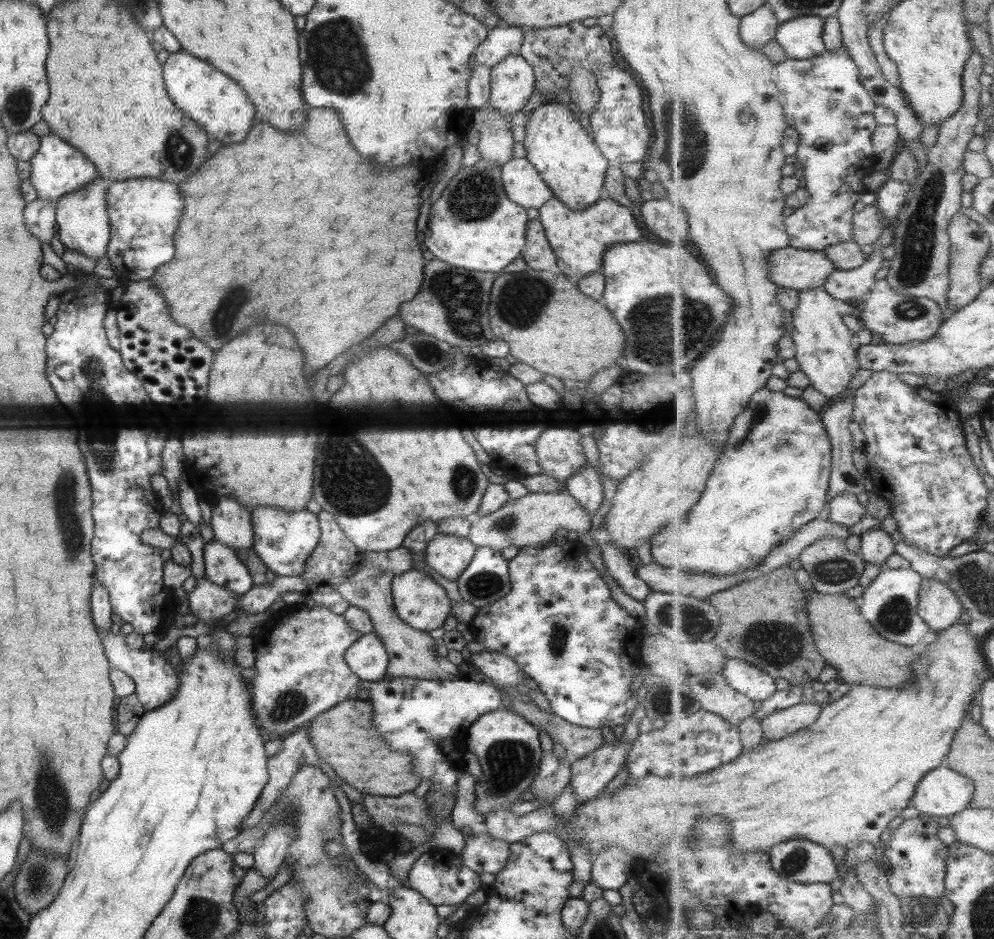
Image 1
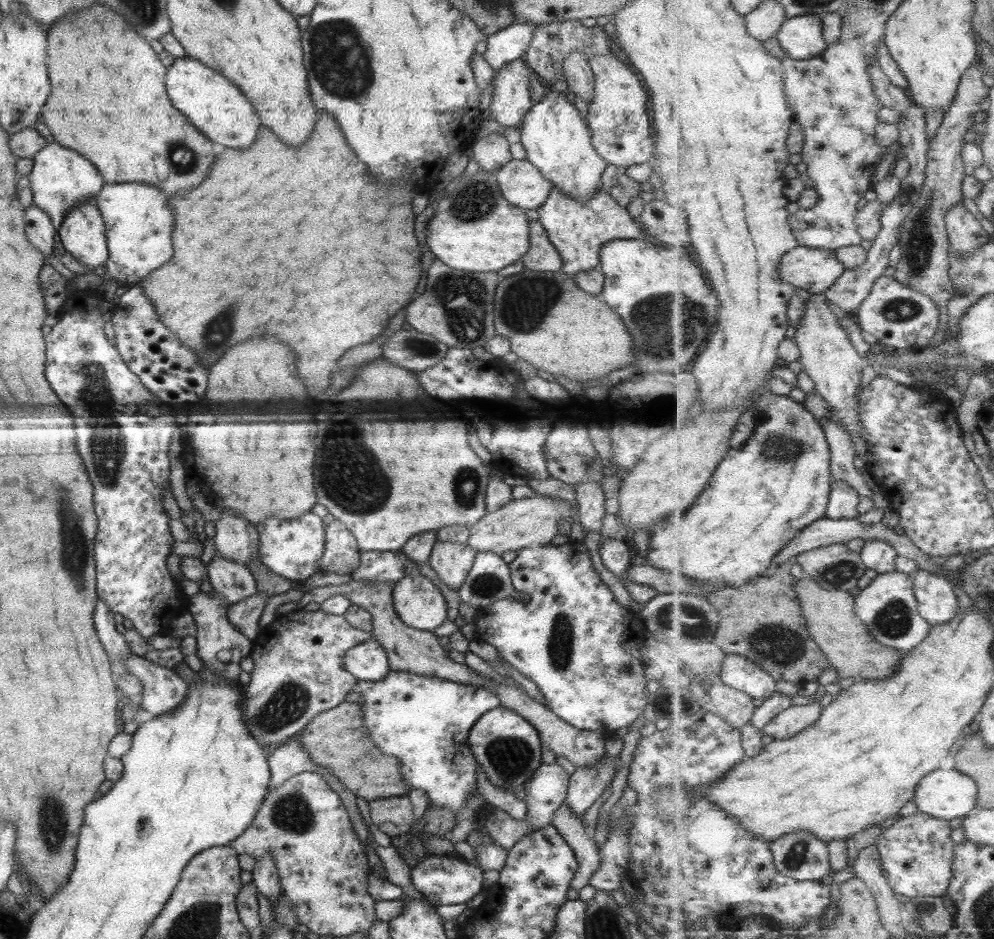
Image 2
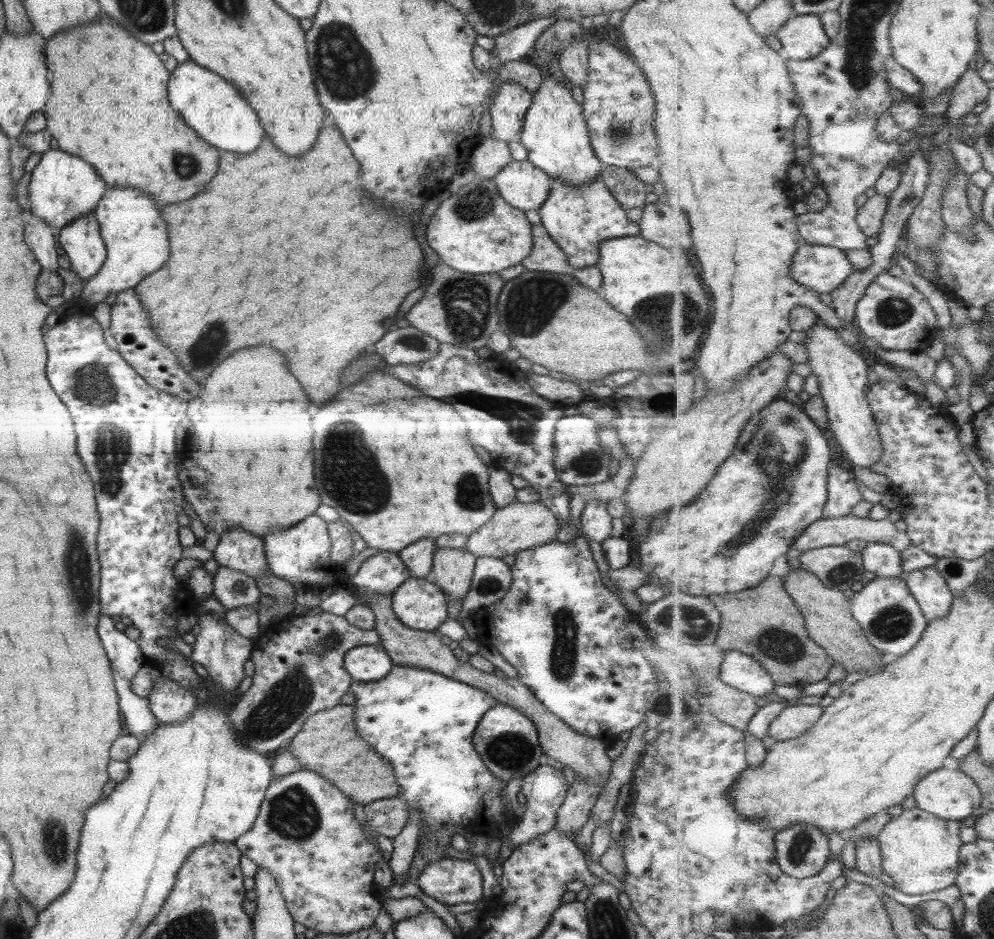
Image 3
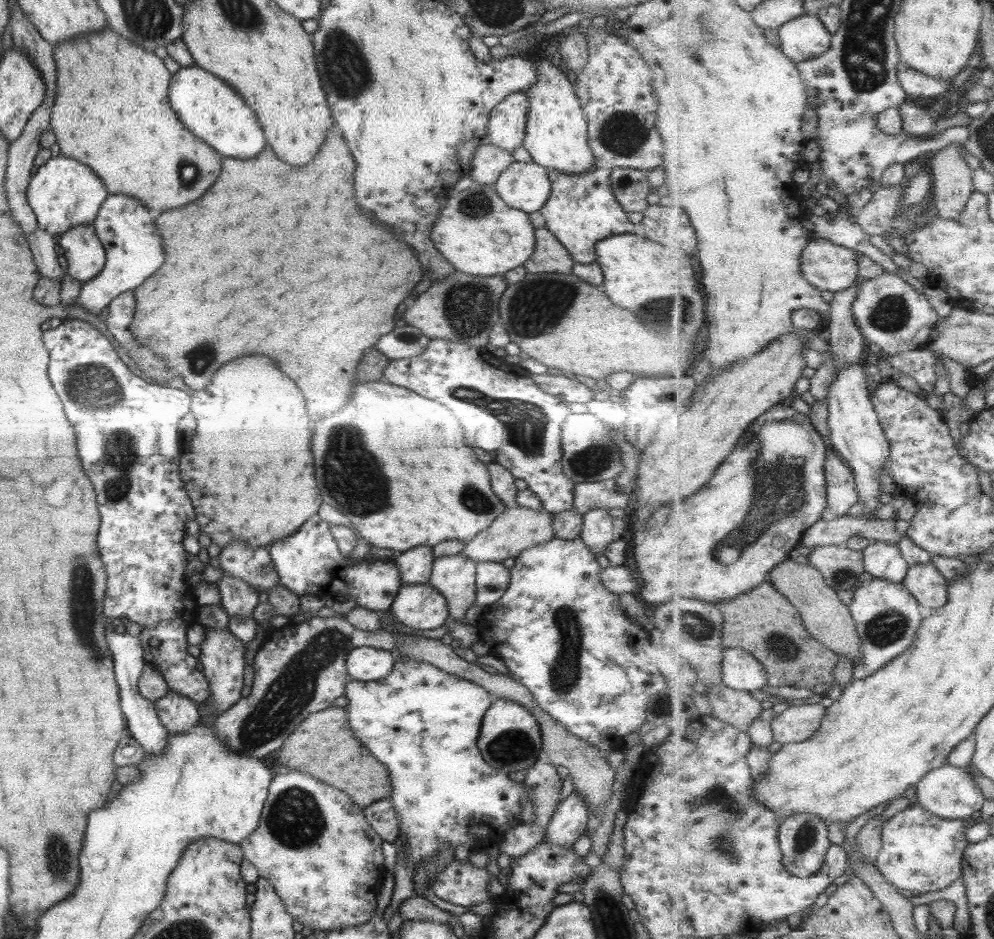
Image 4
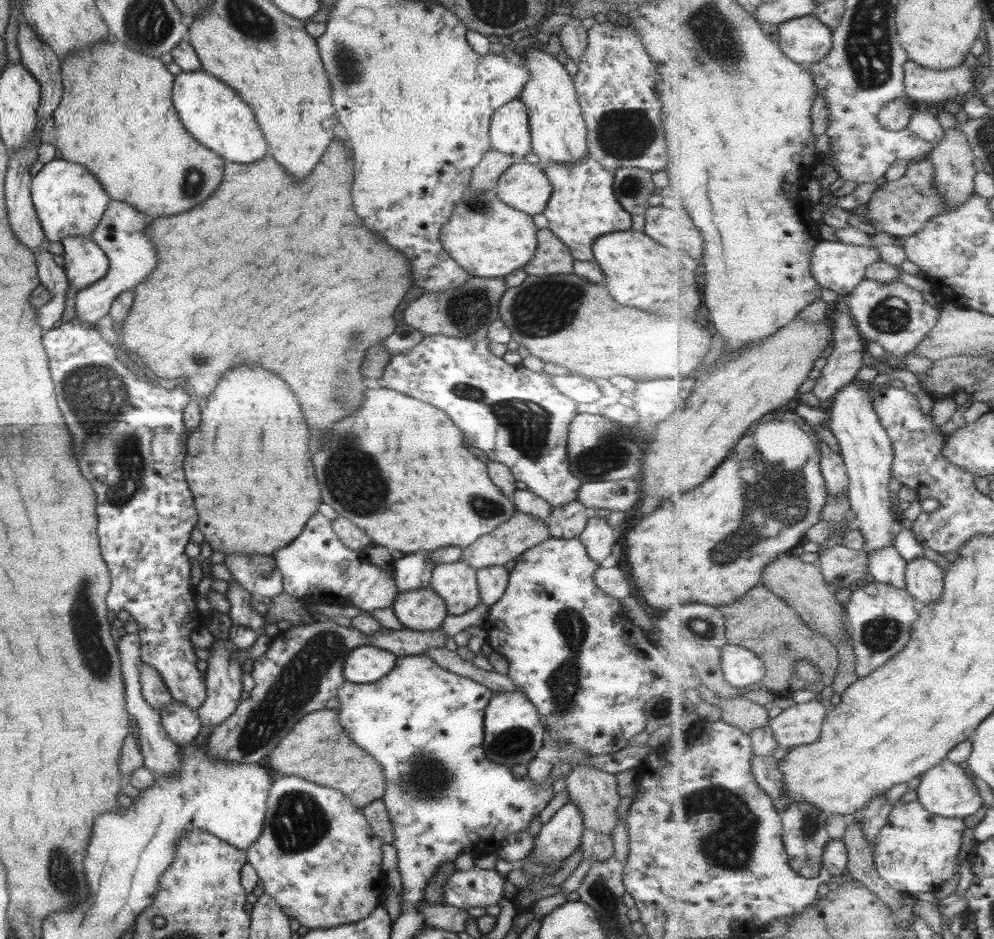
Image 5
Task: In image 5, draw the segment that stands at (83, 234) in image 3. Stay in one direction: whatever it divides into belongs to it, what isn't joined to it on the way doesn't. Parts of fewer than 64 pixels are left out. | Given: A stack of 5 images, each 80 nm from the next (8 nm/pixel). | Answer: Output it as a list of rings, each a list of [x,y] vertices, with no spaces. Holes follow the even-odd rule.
[[[69,236],[60,243],[64,252],[64,273],[75,290],[98,281],[107,272],[108,258],[95,242],[91,242],[90,236]]]

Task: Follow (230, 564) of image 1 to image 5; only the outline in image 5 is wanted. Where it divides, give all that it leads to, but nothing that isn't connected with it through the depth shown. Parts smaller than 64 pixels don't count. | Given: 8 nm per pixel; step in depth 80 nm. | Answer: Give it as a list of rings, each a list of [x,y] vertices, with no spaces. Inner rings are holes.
[[[229,581],[224,598],[229,603],[228,618],[232,625],[245,626],[257,635],[271,632],[267,618],[251,608],[251,595],[243,590],[239,583]]]

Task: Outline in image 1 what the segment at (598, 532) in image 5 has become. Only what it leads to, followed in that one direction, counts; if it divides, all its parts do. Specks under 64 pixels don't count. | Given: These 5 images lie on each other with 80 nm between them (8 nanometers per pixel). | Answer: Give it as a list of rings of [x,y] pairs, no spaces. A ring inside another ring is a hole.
[[[585,463],[565,479],[563,488],[579,503],[579,506],[583,507],[583,510],[588,512],[590,518],[603,500],[601,487],[603,479],[595,470],[595,467]]]

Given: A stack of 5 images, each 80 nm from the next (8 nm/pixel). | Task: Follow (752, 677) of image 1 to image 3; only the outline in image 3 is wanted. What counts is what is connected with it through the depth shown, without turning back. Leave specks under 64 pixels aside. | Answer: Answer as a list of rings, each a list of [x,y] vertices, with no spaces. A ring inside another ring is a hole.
[[[735,650],[726,652],[720,677],[727,684],[760,697],[771,694],[776,685],[759,660]]]

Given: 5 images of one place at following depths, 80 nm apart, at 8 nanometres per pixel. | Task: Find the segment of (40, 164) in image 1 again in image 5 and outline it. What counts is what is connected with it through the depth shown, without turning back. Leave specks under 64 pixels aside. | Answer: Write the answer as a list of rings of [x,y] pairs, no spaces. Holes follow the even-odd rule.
[[[52,159],[32,177],[30,195],[42,233],[47,242],[61,242],[69,236],[90,236],[111,200],[99,181],[83,166],[63,159]]]

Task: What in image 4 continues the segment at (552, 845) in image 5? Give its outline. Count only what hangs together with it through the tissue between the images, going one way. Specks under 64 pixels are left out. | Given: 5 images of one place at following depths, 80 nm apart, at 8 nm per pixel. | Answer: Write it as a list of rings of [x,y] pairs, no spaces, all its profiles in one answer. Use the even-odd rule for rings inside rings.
[[[572,791],[559,802],[548,820],[543,841],[558,847],[572,845],[586,830],[588,813],[588,804]]]

